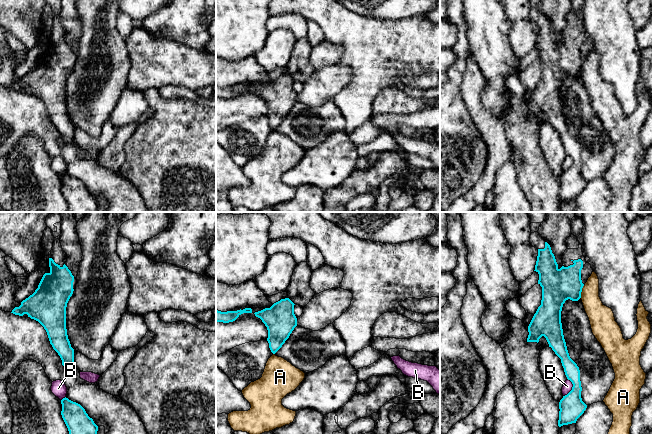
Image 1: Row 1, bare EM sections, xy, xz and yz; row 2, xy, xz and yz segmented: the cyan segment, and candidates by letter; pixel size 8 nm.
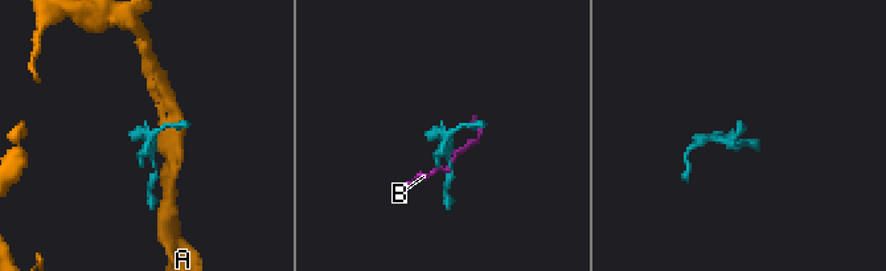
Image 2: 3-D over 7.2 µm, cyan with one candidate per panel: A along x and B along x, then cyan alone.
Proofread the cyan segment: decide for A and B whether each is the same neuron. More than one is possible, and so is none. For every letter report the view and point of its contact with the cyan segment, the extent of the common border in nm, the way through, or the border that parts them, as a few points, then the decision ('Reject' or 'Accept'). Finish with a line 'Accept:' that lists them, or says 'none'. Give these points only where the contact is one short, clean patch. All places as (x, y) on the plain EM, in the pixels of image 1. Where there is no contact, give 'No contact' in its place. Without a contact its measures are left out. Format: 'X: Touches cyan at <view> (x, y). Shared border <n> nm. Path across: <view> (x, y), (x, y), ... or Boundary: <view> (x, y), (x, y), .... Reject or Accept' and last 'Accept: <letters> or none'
A: Touches cyan at yz (581, 67). Shared border 110 nm. Boundary: yz (584, 61), (580, 73). Reject
B: Touches cyan at yz (572, 164). Shared border 160 nm. Reject
Accept: none

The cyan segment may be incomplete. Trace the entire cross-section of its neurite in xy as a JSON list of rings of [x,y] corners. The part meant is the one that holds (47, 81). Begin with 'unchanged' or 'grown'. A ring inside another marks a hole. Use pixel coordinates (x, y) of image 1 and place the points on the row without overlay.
grown; [[[46,0],[53,7],[54,19],[49,28],[46,49],[43,51],[38,64],[28,74],[21,78],[19,83],[15,83],[11,89],[19,92],[27,90],[28,93],[38,97],[46,106],[50,120],[58,129],[63,142],[74,141],[74,125],[71,123],[66,105],[66,83],[77,60],[77,55],[68,45],[67,31],[63,27],[60,19],[61,0]]]

